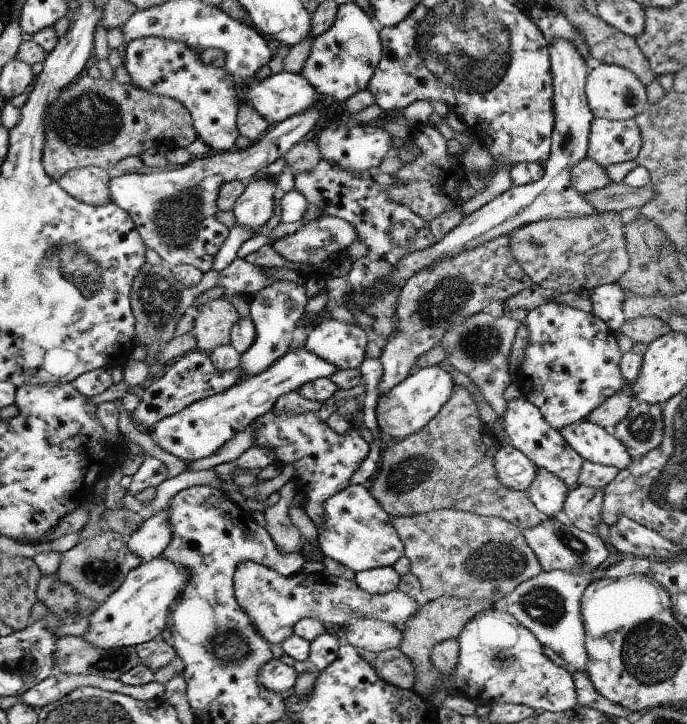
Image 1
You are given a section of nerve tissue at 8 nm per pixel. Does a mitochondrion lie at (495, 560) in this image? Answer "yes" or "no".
yes

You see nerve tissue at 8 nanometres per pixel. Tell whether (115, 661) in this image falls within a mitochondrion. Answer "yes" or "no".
yes

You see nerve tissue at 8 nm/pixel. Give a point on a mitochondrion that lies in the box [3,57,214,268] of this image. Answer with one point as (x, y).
(89, 120)

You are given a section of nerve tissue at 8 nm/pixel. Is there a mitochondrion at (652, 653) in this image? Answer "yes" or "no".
yes

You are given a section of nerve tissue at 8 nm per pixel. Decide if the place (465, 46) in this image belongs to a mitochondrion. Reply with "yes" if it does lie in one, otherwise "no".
yes

